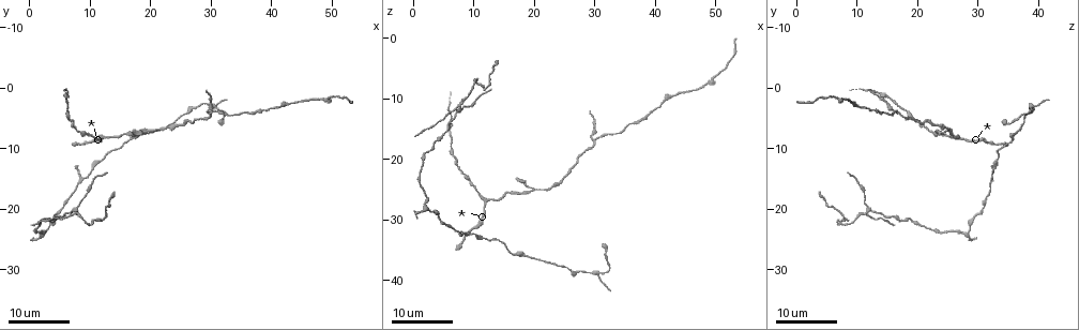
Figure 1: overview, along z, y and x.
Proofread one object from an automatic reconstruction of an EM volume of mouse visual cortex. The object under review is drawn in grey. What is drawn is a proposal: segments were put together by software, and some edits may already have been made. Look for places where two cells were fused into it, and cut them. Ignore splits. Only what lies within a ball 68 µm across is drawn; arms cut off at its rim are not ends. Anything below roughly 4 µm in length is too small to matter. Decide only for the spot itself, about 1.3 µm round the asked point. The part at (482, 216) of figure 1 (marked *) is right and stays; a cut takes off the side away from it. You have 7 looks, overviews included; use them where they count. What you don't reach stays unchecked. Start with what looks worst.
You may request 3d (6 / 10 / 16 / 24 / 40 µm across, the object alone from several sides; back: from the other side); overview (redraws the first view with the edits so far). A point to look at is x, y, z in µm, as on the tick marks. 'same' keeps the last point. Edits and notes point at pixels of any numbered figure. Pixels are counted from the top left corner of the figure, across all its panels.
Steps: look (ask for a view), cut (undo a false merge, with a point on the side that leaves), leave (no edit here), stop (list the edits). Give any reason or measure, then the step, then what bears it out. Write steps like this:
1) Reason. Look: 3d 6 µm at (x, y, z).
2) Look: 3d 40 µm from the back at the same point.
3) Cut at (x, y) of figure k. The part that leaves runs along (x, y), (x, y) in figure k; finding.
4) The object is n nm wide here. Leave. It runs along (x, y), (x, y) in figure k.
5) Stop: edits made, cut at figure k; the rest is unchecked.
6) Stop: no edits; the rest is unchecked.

Four-way junction. Look: 3d 24 µm at (7.5, 20.0, 11.5).

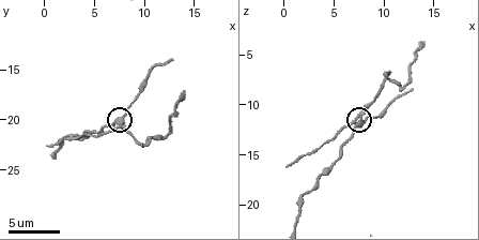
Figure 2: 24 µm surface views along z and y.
Look: 3d 10 µm at (7.8, 20.2, 11.6).

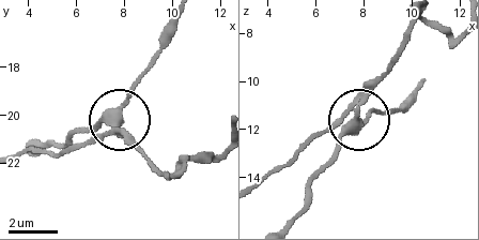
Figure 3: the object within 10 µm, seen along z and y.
Leave. All the same cell.

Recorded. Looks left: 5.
Three-way junction. Look: 3d 24 µm at (30.0, 4.0, 17.0).

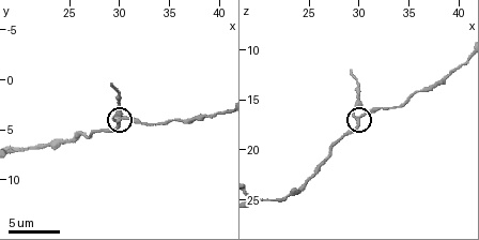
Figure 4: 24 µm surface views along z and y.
Look: 3d 6 µm at (29.8, 4.0, 16.8).

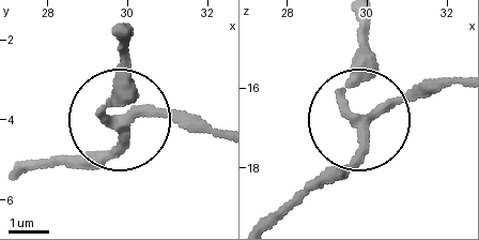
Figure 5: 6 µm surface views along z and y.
3 arms meet here. Leave. It runs along (283, 221), (351, 160), (344, 98), (365, 19) in figure 5; one cell here.

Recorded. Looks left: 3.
Thick turns thin. Look: 3d 16 µm at (10.0, 22.5, 7.5).

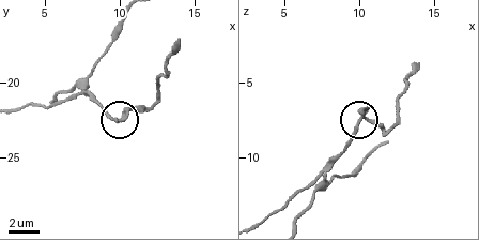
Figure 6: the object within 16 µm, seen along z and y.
Look: 3d 10 µm at the same point.

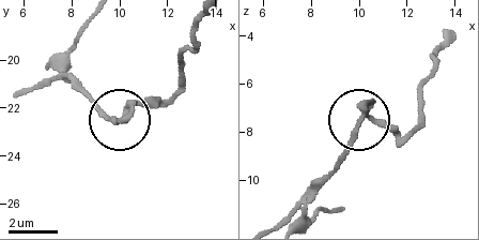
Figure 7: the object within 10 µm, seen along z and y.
3 arms meet here. Leave. All the same cell.

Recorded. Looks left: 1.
Stop: no edits; the rest is unchecked.

